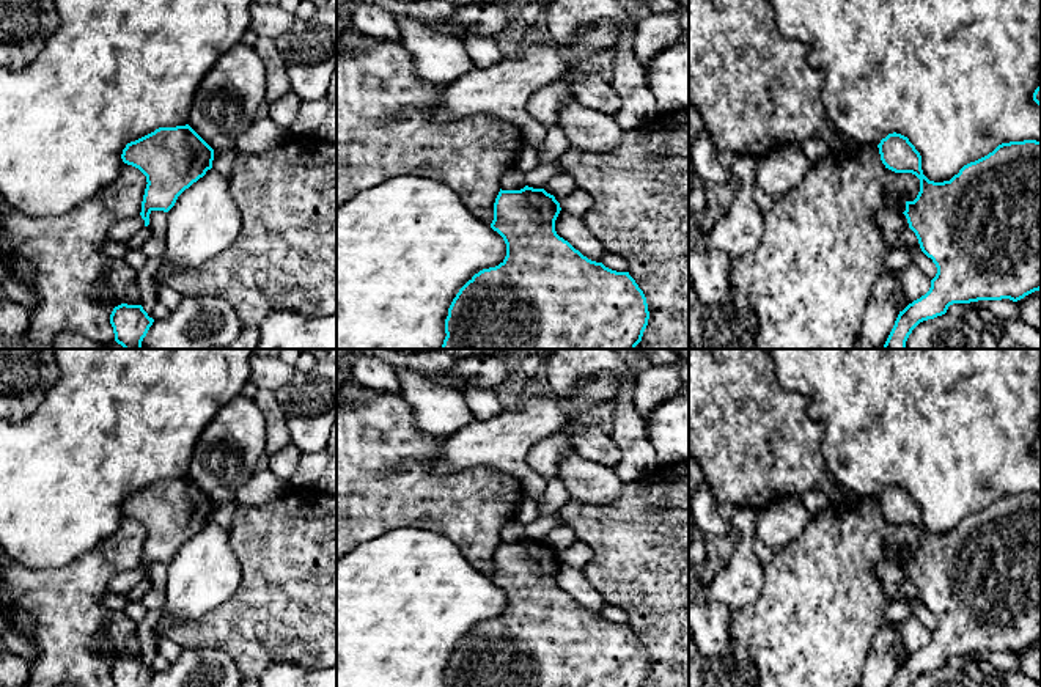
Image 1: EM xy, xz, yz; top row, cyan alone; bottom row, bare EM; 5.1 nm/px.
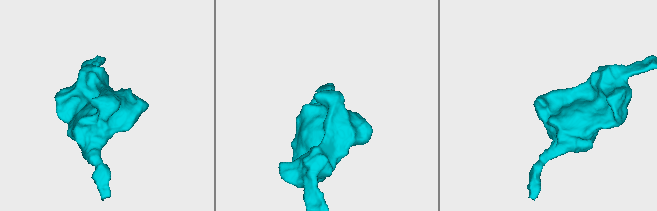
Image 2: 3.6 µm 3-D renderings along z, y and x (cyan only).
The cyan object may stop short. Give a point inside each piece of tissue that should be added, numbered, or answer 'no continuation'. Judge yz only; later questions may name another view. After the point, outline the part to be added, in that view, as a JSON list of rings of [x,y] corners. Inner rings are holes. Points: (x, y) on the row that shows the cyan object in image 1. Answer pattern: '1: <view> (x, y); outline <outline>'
no continuation

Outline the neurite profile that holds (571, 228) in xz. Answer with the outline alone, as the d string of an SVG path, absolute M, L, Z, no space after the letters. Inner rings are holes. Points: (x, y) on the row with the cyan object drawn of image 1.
M561 209L555 220L555 231L588 259L602 263L605 248L598 237L590 233L582 217L571 215Z

